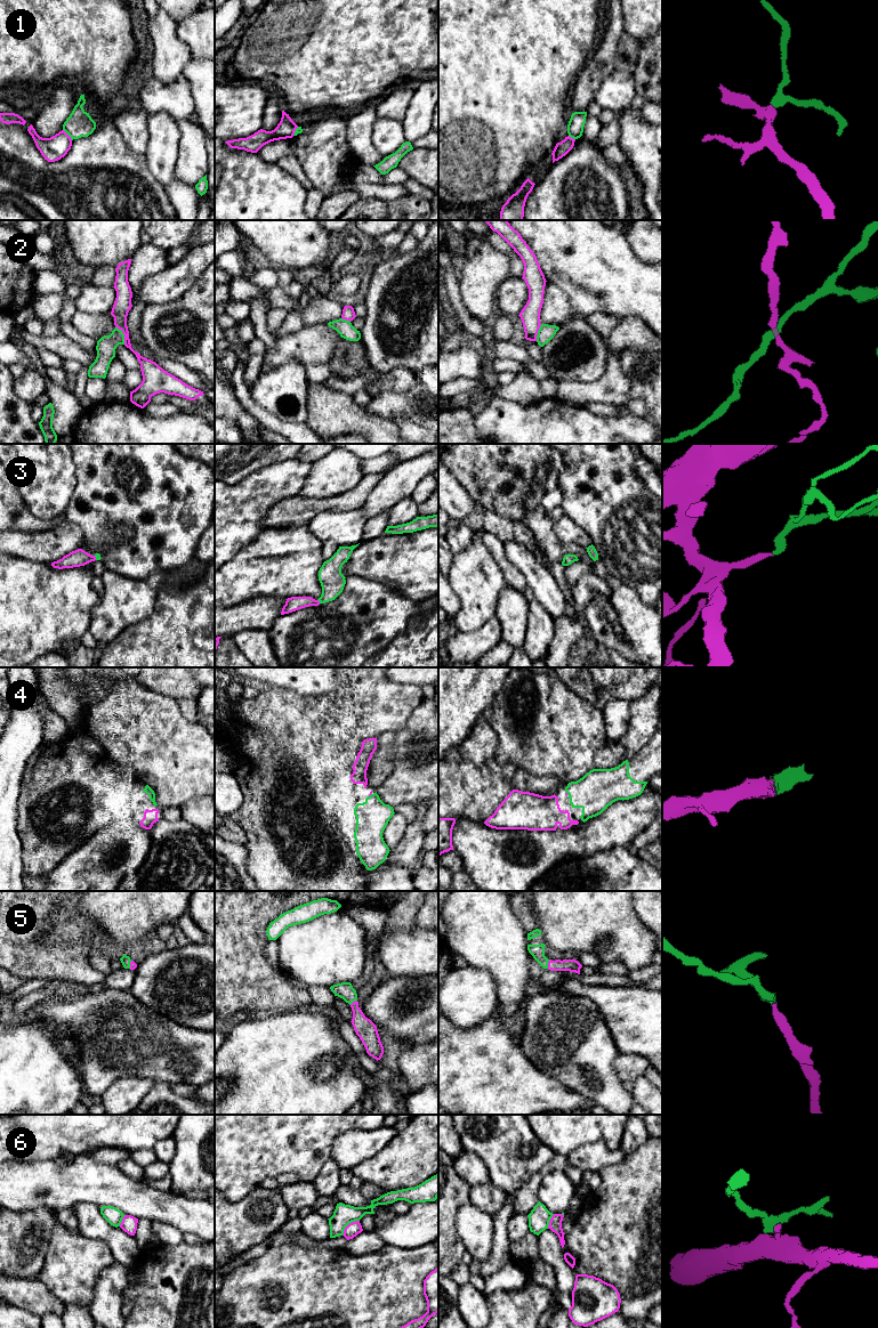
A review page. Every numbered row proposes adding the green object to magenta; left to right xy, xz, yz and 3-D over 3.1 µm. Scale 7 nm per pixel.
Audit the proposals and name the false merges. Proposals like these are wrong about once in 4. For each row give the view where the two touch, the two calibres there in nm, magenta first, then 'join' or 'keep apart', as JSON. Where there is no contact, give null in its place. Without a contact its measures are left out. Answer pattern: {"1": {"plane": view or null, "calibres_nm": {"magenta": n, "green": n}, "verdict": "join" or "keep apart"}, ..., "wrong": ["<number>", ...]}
{"1": {"plane": "xy", "calibres_nm": {"magenta": 170, "green": 180}, "verdict": "keep apart"}, "2": {"plane": "xy", "calibres_nm": {"magenta": 120, "green": 140}, "verdict": "keep apart"}, "3": {"plane": "xz", "calibres_nm": {"magenta": 100, "green": 170}, "verdict": "join"}, "4": {"plane": "yz", "calibres_nm": {"magenta": 20, "green": 280}, "verdict": "join"}, "5": {"plane": "yz", "calibres_nm": {"magenta": 90, "green": 100}, "verdict": "join"}, "6": {"plane": "xz", "calibres_nm": {"magenta": 100, "green": 140}, "verdict": "keep apart"}, "wrong": ["1", "2", "6"]}

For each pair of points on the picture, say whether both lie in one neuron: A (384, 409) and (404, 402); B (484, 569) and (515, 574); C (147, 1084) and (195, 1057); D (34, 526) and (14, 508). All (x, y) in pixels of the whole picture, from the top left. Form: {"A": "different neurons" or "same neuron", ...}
{"A": "same neuron", "B": "different neurons", "C": "different neurons", "D": "same neuron"}

